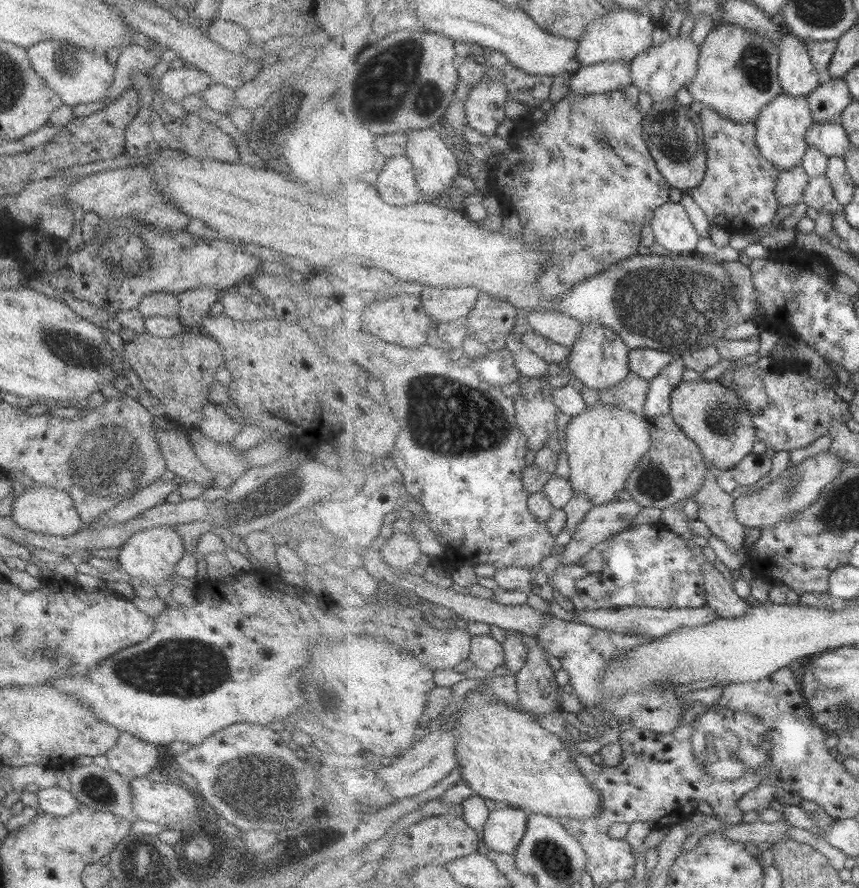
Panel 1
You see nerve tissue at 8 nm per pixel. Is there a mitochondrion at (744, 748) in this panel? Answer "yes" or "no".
yes

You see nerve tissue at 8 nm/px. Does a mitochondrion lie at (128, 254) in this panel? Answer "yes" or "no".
yes

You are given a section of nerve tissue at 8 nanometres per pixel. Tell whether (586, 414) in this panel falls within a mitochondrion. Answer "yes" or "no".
no

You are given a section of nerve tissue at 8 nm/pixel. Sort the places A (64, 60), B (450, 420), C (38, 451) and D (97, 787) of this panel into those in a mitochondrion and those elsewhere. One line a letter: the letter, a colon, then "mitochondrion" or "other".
A: mitochondrion
B: mitochondrion
C: other
D: mitochondrion

